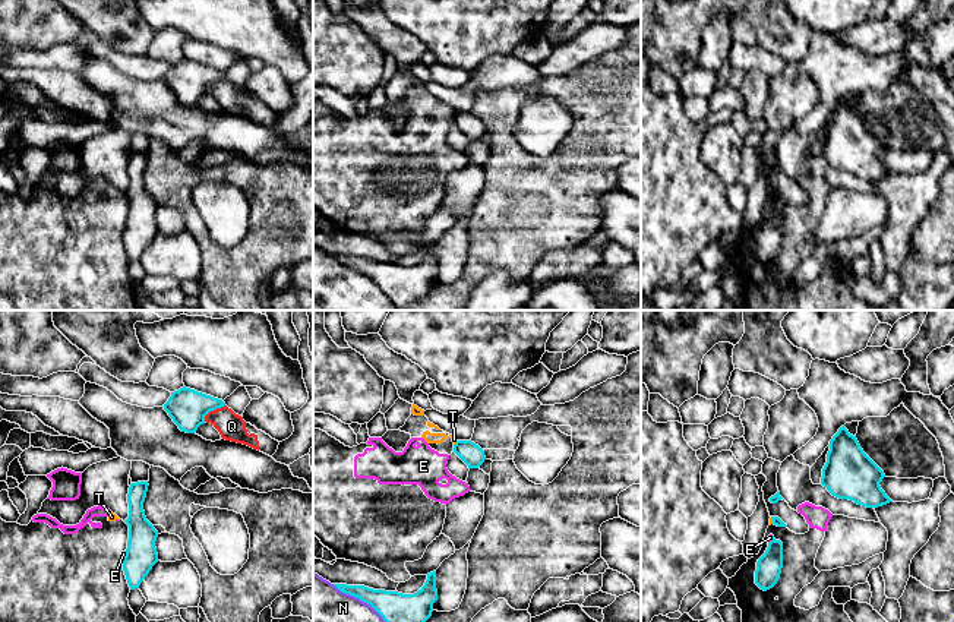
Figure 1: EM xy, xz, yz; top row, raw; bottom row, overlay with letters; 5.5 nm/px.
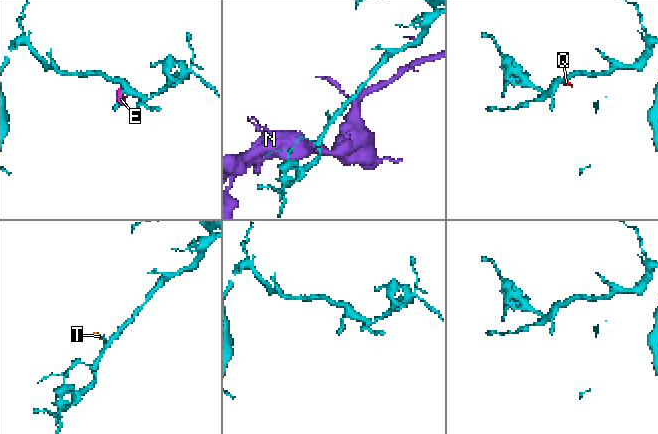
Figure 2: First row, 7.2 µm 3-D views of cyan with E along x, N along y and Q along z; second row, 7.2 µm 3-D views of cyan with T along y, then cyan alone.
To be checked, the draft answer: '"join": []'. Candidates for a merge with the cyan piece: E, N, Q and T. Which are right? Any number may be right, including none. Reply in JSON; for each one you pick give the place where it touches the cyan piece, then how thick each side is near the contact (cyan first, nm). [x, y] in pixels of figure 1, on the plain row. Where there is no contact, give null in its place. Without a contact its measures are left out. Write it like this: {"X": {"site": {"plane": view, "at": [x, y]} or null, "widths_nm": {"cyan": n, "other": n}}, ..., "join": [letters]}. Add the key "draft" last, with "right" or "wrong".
{"join": [], "draft": "right"}

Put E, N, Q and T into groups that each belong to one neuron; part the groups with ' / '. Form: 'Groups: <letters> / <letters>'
Groups: E T / N / Q

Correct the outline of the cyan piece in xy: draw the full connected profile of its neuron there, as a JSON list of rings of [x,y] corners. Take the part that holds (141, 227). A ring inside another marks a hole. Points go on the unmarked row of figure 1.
[[[148,154],[132,155],[127,165],[129,189],[129,212],[123,243],[130,262],[139,261],[140,255],[158,234],[155,214],[158,203],[146,192],[143,174],[148,164]]]

